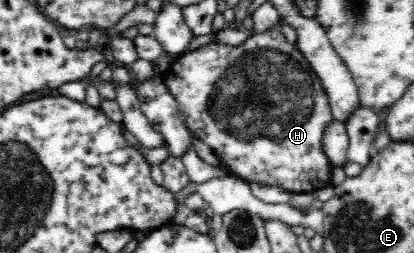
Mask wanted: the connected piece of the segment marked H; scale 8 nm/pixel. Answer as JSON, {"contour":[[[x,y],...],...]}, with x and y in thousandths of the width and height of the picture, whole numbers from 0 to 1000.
{"contour":[[[686,71],[640,126],[606,138],[577,186],[510,170],[452,198],[425,221],[391,296],[396,340],[423,387],[442,470],[466,538],[507,577],[563,696],[599,719],[662,727],[688,751],[754,763],[800,735],[800,668],[790,613],[775,589],[775,545],[790,490],[804,474],[775,320],[717,178],[693,166],[679,107]]]}

